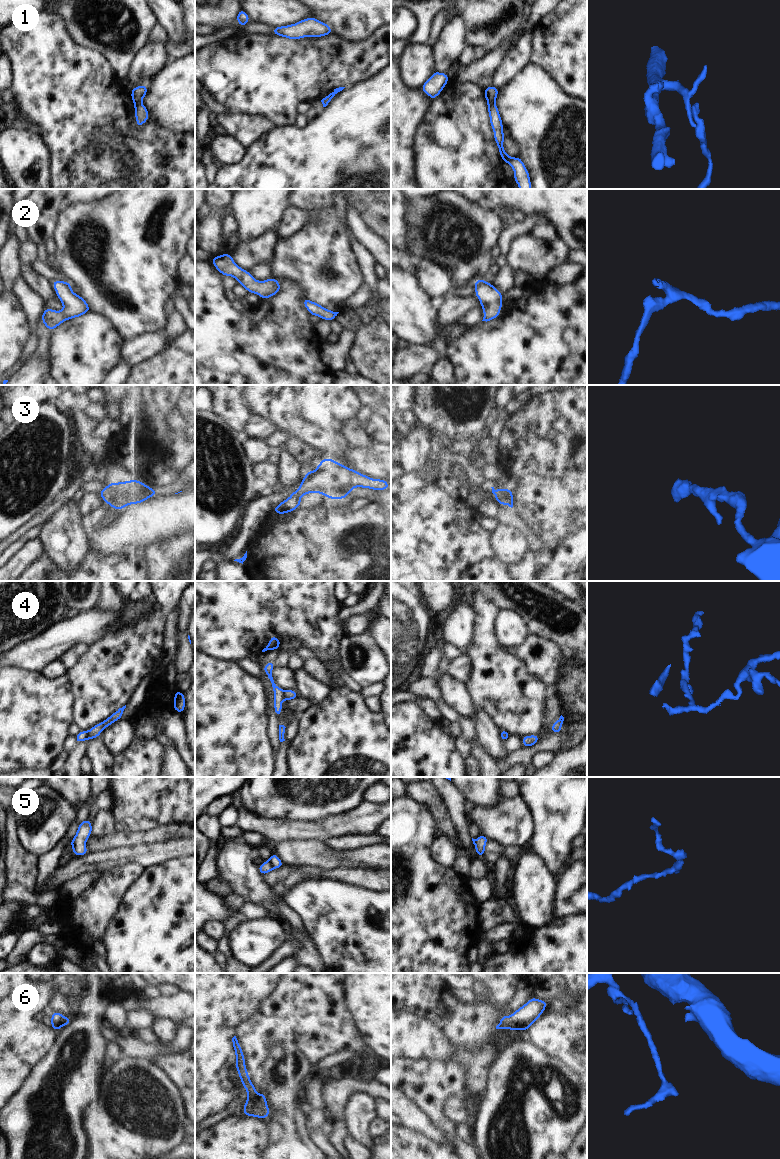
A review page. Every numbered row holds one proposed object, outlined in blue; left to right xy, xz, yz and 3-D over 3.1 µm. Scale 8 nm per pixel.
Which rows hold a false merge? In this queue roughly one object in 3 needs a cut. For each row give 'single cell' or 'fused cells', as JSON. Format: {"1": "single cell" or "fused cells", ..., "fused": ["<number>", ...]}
{"1": "fused cells", "2": "single cell", "3": "single cell", "4": "fused cells", "5": "fused cells", "6": "single cell", "fused": ["1", "4", "5"]}

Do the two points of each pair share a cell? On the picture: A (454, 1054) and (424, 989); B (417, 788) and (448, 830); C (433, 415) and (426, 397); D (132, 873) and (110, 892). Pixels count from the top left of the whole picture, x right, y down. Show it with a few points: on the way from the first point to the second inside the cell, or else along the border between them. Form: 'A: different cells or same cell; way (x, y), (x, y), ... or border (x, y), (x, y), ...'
A: different cells; border (432, 1021), (452, 1045), (467, 1051)
B: same cell; way (428, 797), (441, 810), (444, 819)
C: same cell; way (433, 411), (433, 405), (430, 401)
D: same cell; way (127, 875), (115, 887)

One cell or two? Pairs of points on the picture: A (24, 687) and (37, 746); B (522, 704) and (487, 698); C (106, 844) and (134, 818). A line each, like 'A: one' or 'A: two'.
A: one
B: one
C: two

